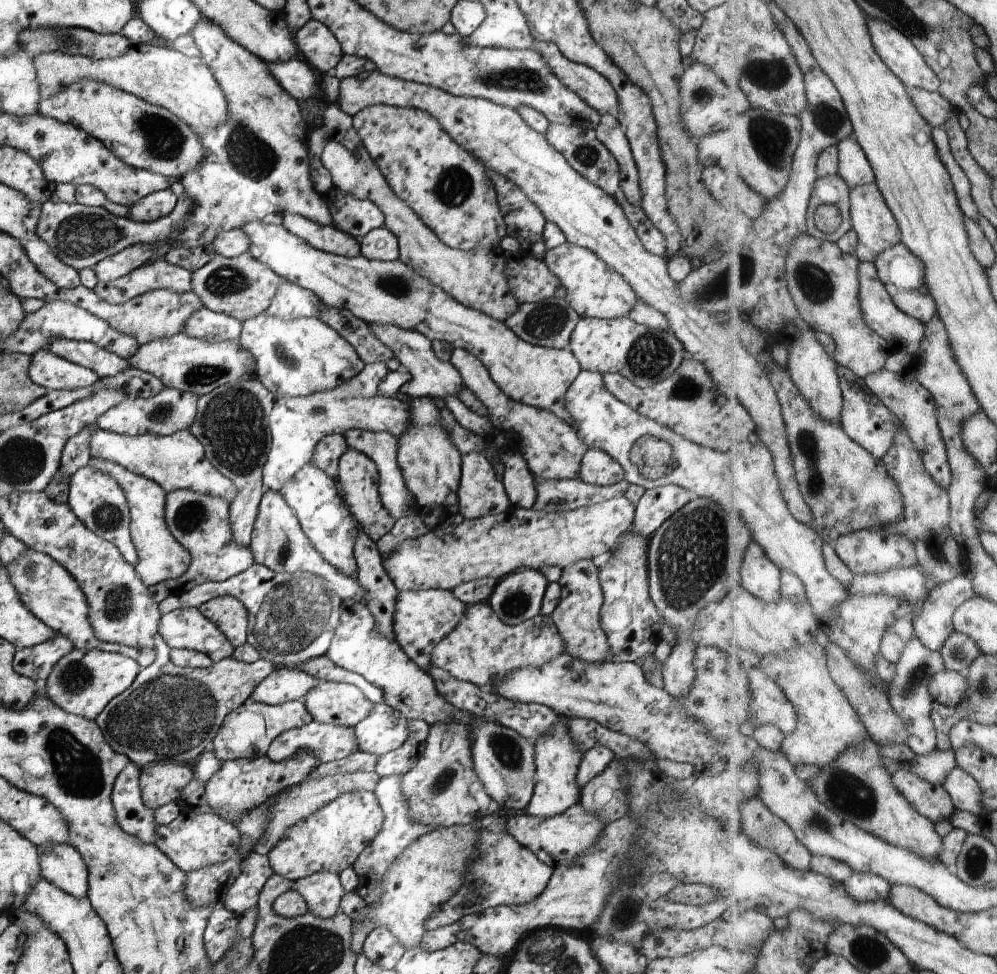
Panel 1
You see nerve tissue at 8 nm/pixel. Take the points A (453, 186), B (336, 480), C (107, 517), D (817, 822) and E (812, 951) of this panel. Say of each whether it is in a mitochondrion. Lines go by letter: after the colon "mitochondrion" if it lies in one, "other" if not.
A: mitochondrion
B: other
C: mitochondrion
D: mitochondrion
E: other

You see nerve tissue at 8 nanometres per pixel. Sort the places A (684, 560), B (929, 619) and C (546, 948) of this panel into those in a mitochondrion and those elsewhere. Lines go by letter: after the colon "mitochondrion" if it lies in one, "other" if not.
A: mitochondrion
B: other
C: mitochondrion

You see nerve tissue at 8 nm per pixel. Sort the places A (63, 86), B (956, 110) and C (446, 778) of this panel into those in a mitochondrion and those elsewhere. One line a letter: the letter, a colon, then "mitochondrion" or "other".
A: other
B: other
C: mitochondrion

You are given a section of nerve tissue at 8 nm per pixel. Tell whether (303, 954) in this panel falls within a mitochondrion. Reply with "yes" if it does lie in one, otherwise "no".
yes

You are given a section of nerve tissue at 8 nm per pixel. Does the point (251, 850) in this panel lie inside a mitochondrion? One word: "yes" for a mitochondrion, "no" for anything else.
no

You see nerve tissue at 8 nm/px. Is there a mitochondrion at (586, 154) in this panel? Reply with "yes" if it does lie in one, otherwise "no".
yes

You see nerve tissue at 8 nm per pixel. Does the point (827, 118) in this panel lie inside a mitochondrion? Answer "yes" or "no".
yes

